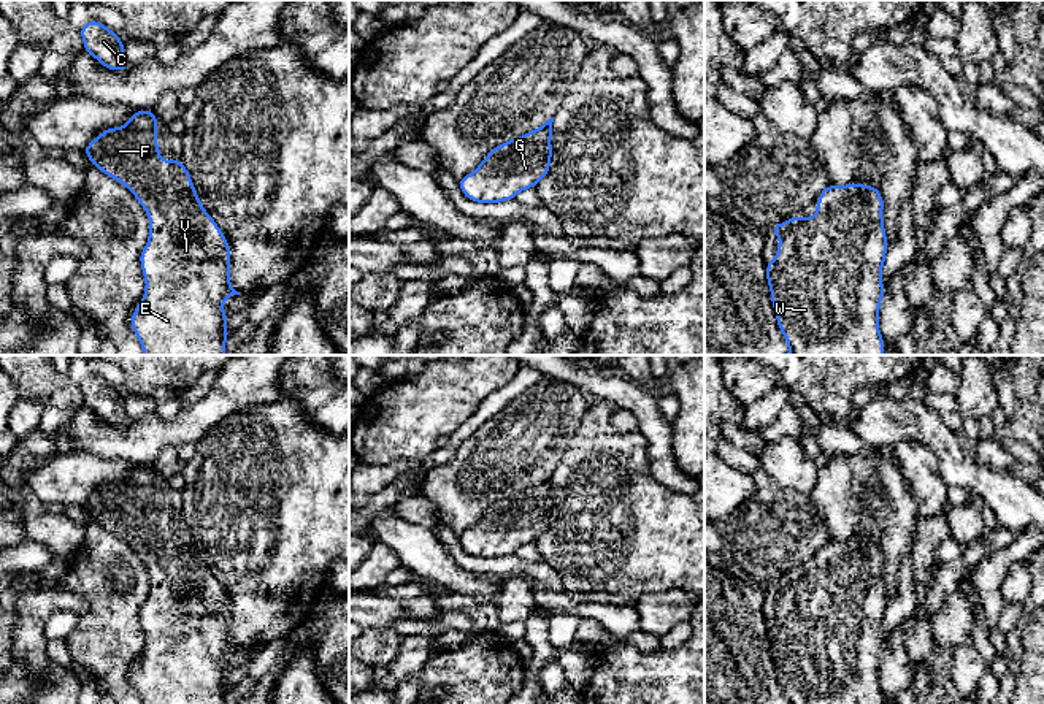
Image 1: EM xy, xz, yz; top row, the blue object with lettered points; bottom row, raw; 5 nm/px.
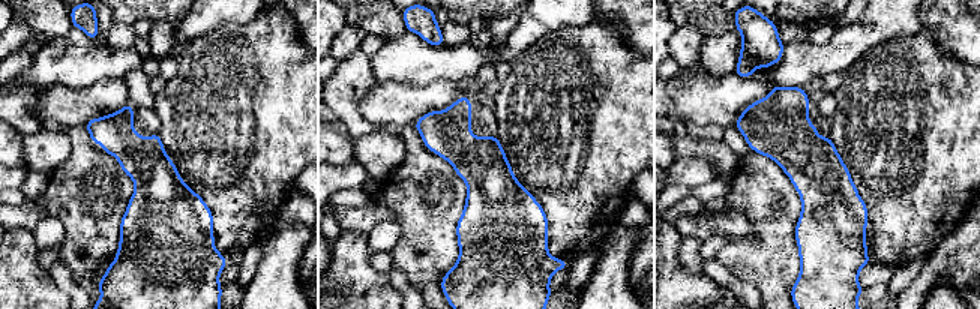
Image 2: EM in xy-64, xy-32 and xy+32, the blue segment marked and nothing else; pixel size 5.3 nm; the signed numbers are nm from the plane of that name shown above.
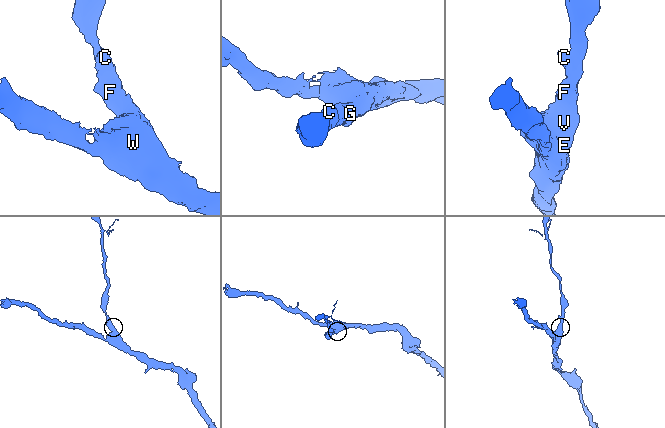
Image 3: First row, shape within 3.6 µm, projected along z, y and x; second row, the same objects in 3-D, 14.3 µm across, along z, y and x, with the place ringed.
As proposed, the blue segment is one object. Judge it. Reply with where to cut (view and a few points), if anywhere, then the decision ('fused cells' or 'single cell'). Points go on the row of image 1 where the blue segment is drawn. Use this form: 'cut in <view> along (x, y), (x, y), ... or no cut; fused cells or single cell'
no cut; single cell

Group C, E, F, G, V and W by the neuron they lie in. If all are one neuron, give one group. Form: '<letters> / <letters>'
C E F G V W

